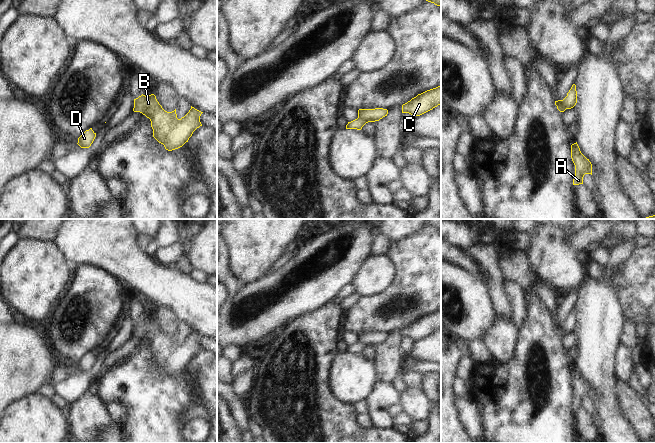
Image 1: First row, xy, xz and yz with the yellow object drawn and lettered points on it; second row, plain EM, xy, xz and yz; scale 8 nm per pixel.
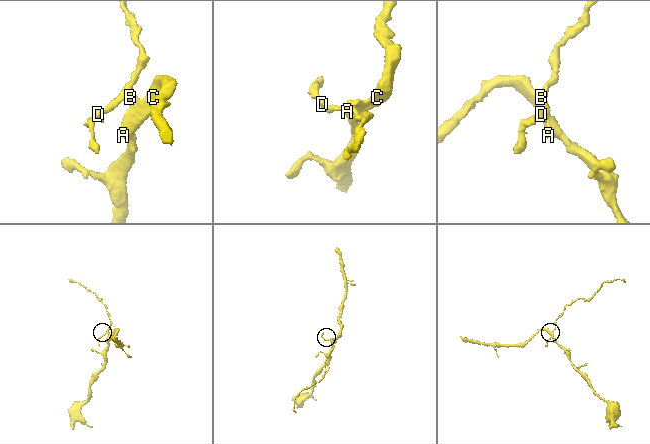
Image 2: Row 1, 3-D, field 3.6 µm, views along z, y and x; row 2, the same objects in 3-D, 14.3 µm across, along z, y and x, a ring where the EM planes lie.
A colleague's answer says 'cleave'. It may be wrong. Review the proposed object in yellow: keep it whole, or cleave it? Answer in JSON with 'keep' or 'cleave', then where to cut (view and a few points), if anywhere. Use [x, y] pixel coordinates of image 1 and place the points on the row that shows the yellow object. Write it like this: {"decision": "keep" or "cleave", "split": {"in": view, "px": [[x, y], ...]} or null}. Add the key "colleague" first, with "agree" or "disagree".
{"colleague": "agree", "decision": "cleave", "split": {"in": "yz", "px": [[562, 100], [566, 108]]}}

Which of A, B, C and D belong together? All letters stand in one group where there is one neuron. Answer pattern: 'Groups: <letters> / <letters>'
Groups: A B C / D

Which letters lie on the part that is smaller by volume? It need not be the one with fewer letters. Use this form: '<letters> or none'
D

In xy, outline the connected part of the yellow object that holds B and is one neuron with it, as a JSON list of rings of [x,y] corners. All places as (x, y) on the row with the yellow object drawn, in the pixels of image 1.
[[[142,94],[136,98],[133,110],[150,119],[153,137],[168,151],[182,147],[193,132],[202,126],[200,116],[203,112],[191,106],[189,112],[178,119],[176,109],[172,112],[165,111],[154,94]]]

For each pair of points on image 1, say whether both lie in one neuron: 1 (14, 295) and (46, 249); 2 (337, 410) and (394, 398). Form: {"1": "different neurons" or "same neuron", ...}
{"1": "same neuron", "2": "different neurons"}

